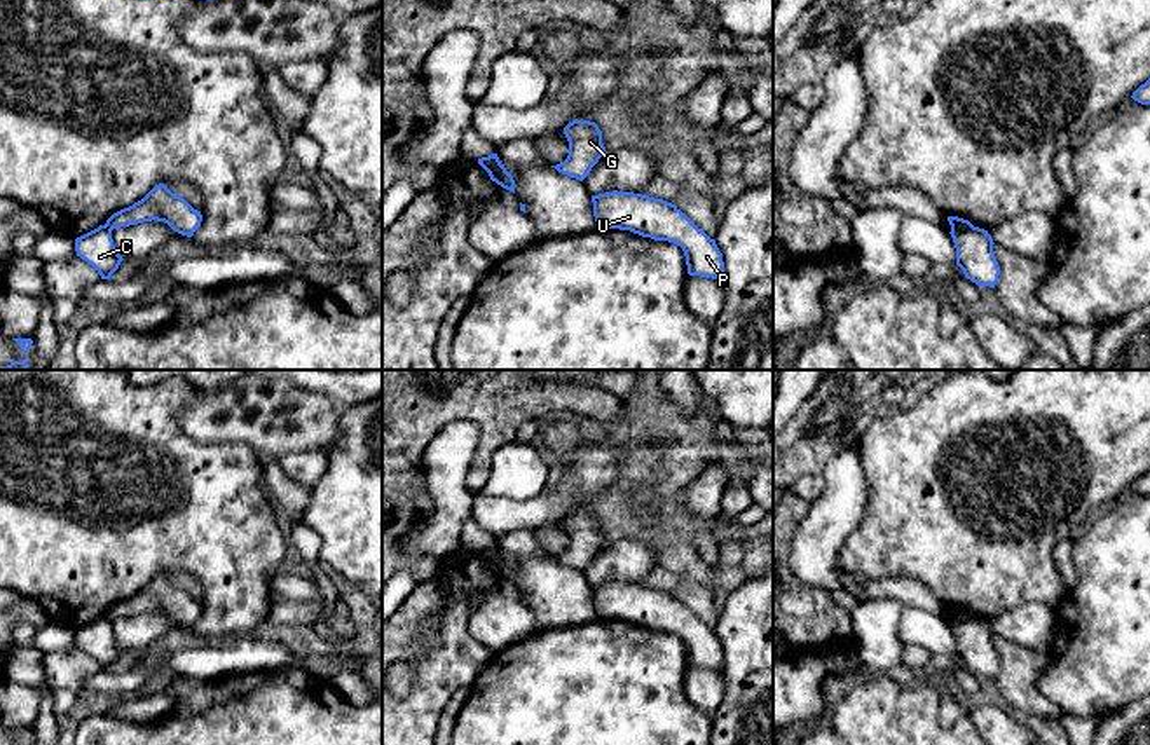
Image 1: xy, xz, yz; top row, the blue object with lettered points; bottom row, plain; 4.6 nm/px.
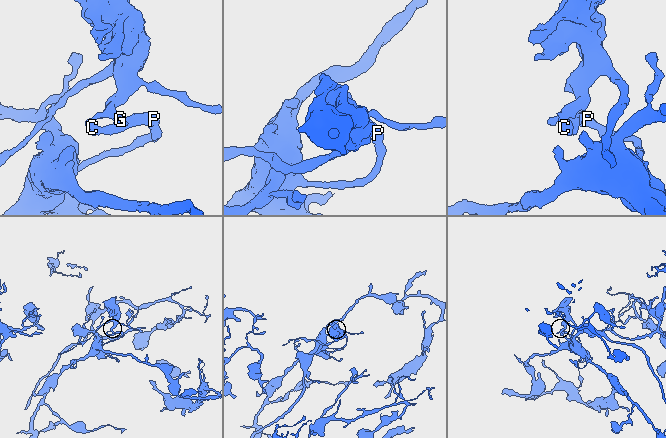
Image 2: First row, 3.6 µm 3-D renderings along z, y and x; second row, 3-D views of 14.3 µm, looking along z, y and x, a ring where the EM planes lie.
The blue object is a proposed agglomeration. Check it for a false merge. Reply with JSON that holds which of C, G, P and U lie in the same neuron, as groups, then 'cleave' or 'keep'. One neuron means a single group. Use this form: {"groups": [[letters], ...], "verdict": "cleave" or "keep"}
{"groups": [["C", "P", "U"], ["G"]], "verdict": "cleave"}

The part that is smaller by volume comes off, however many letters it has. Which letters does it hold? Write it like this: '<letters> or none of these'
G

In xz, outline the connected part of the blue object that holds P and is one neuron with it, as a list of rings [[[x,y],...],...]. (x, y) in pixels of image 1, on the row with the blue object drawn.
[[[633,192],[592,195],[597,229],[630,230],[682,248],[689,276],[722,279],[724,262],[714,239],[675,204]]]

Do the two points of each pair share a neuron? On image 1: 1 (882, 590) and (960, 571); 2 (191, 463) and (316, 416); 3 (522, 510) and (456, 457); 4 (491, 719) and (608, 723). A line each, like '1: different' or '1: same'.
1: different
2: different
3: different
4: same

